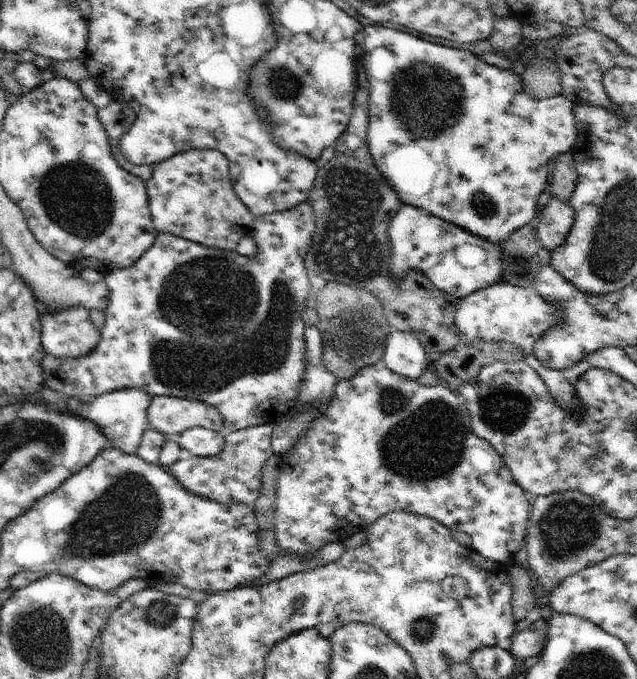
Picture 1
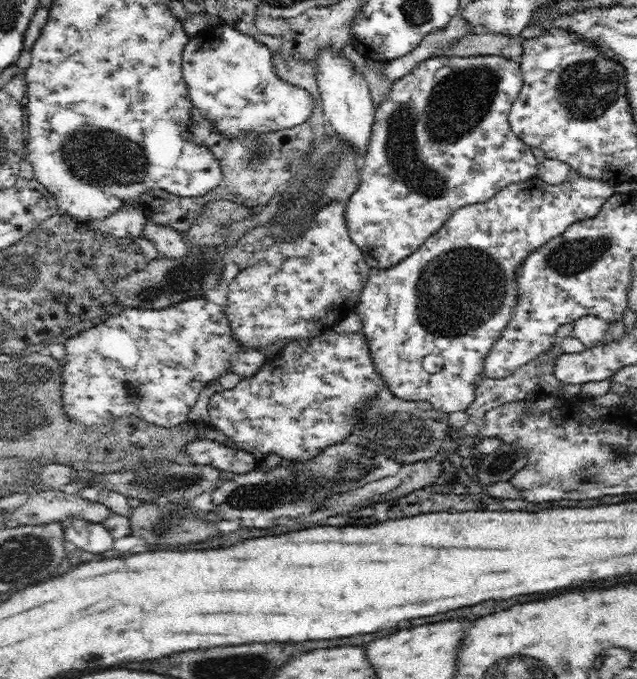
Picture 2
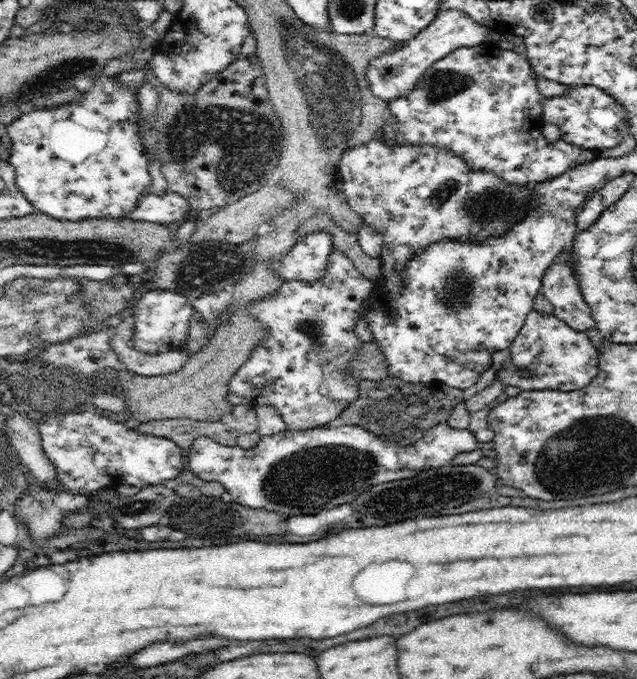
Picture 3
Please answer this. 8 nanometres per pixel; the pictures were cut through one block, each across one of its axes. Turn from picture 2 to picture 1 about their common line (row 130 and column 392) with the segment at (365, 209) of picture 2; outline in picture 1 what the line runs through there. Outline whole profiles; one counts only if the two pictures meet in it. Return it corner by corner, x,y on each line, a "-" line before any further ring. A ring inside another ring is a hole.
370,365
360,370
354,378
342,379
335,386
333,399
324,415
320,415
312,428
295,444
294,450
280,457
280,474
277,484
277,505
275,510
275,537
282,552
300,554
301,557
312,555
326,545
343,542
345,538
360,531
368,530
376,520
391,512
404,511
415,515
424,515
446,525
450,530
469,534
472,547
483,557
506,566
516,554
524,551
531,500
524,496
525,490
515,481
508,465
502,460
495,448
479,436
473,434
471,418
462,397
450,390
444,383
438,385
421,385
418,381
404,378
389,368

